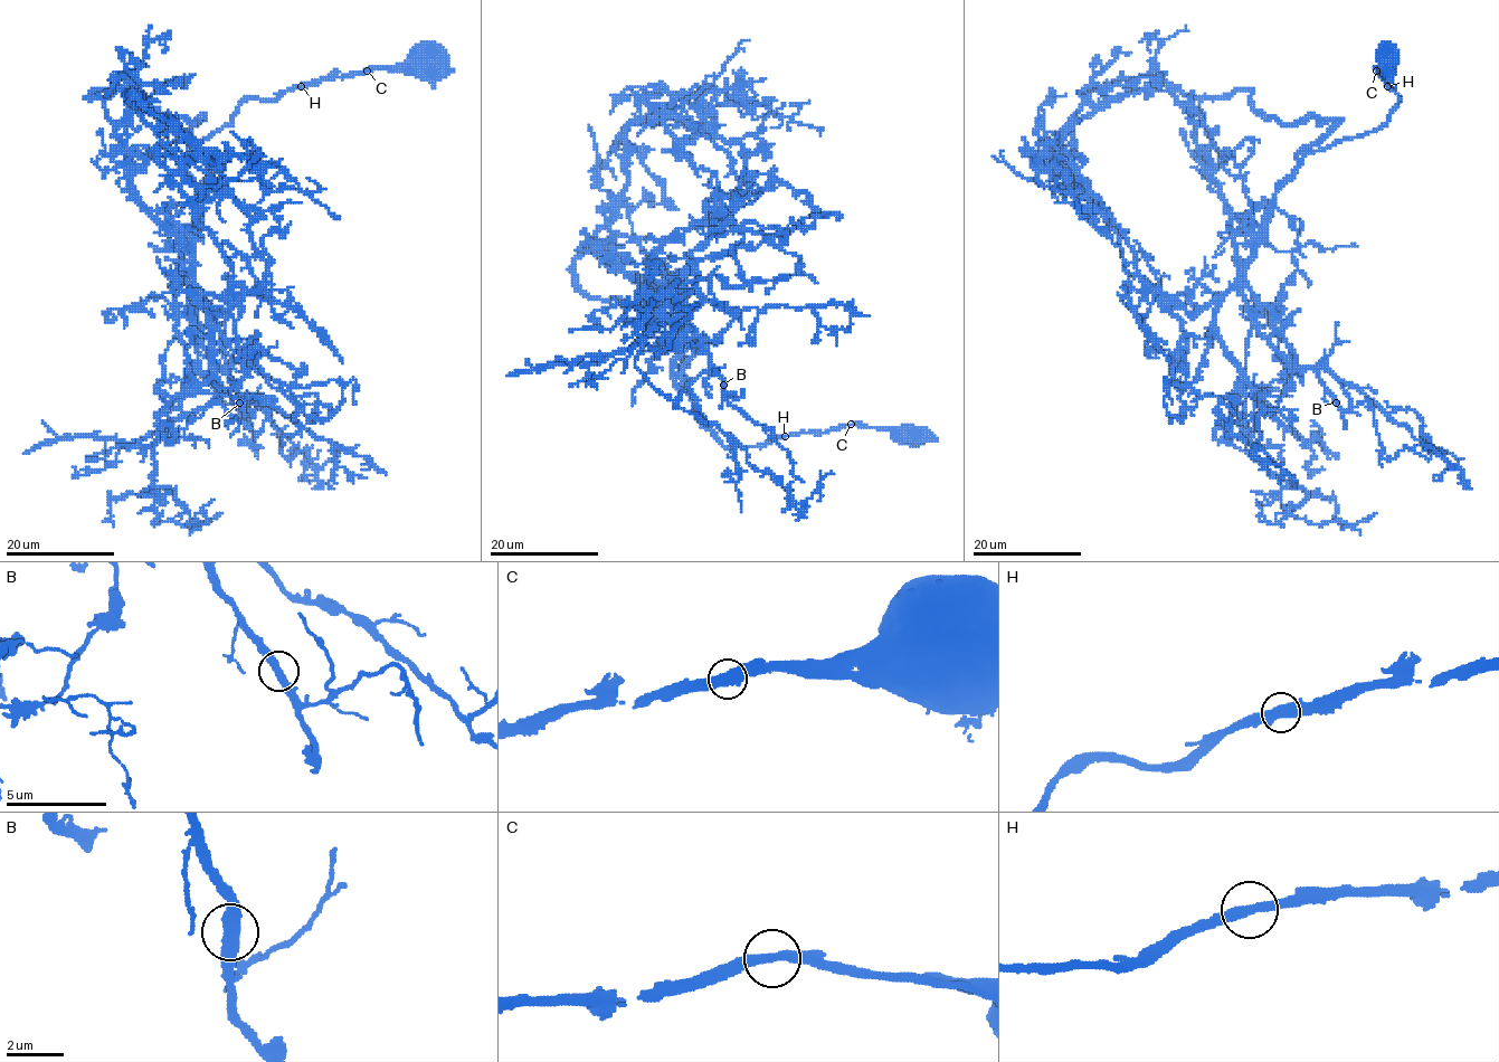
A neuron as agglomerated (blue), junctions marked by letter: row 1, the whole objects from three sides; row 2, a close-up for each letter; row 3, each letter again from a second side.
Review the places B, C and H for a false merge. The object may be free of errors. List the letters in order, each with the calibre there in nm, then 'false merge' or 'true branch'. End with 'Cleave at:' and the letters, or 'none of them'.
B: calibre 440 nm; true branch
C: calibre 440 nm; true branch
H: calibre 440 nm; true branch
Cleave at: none of them

